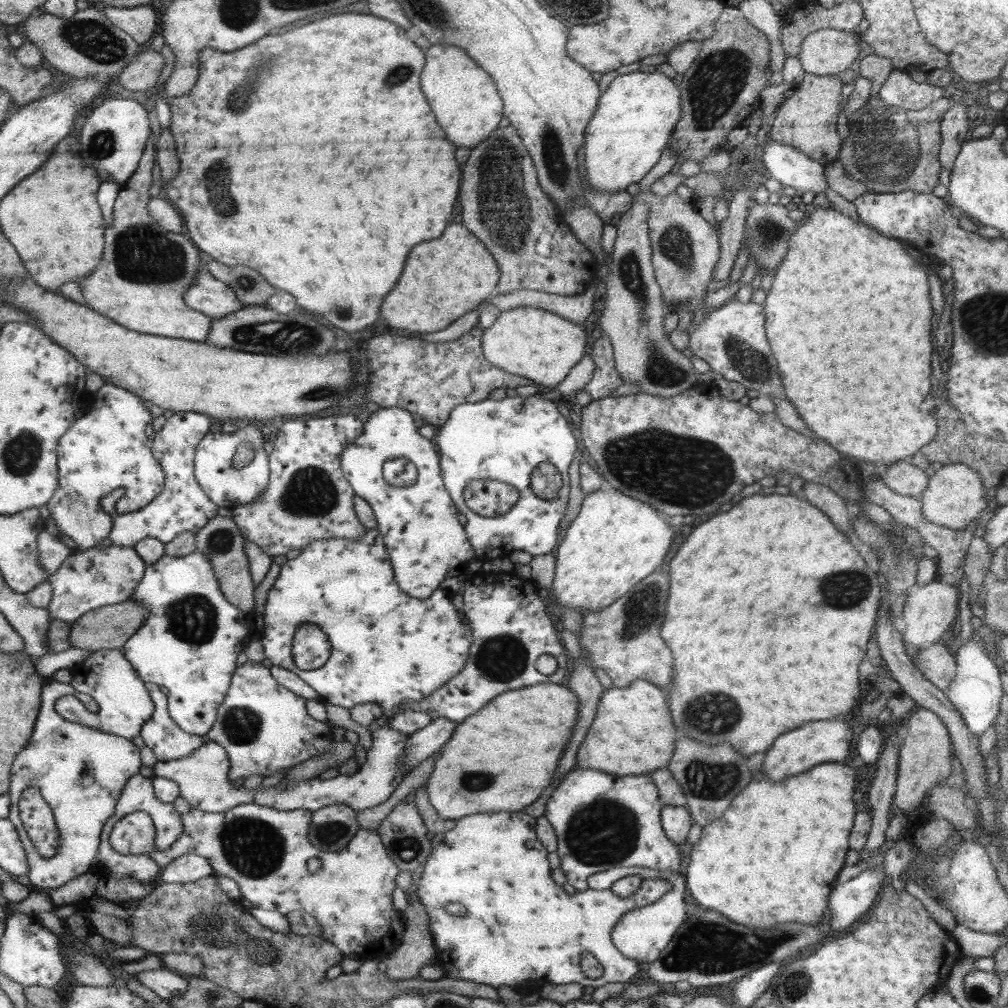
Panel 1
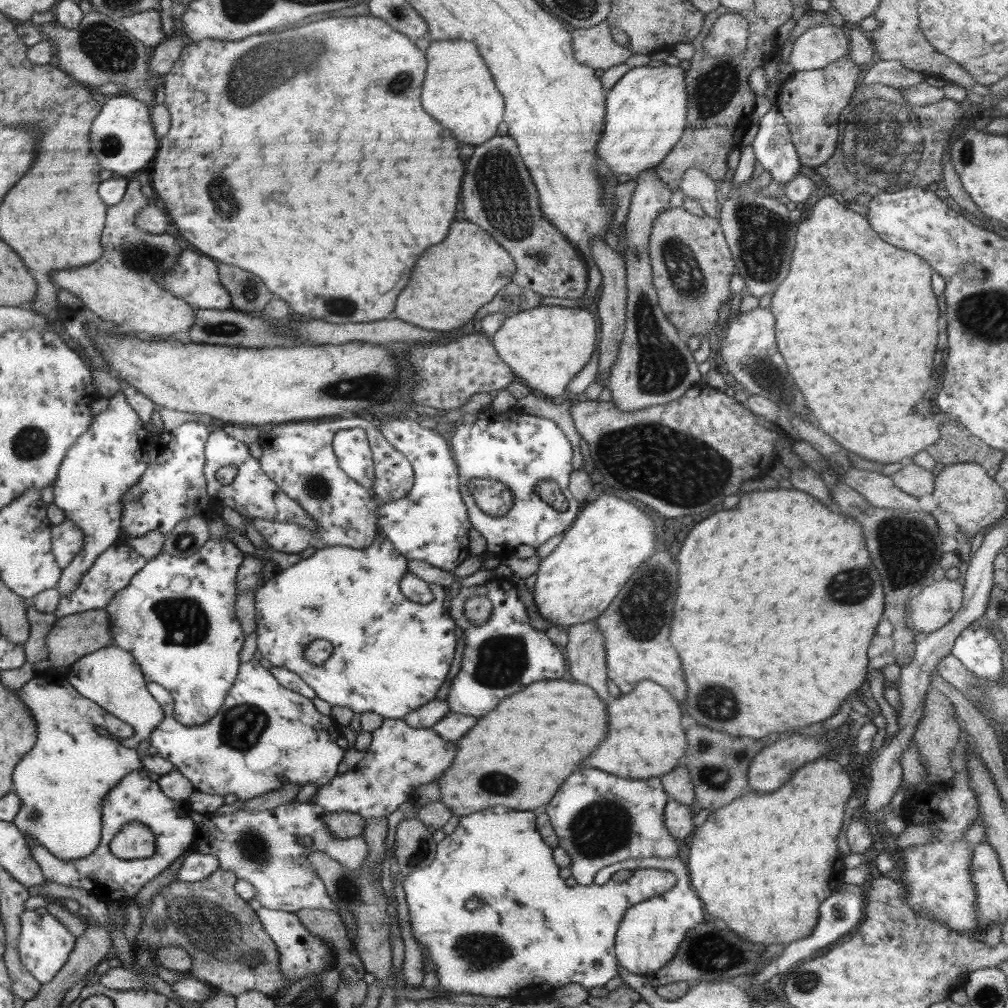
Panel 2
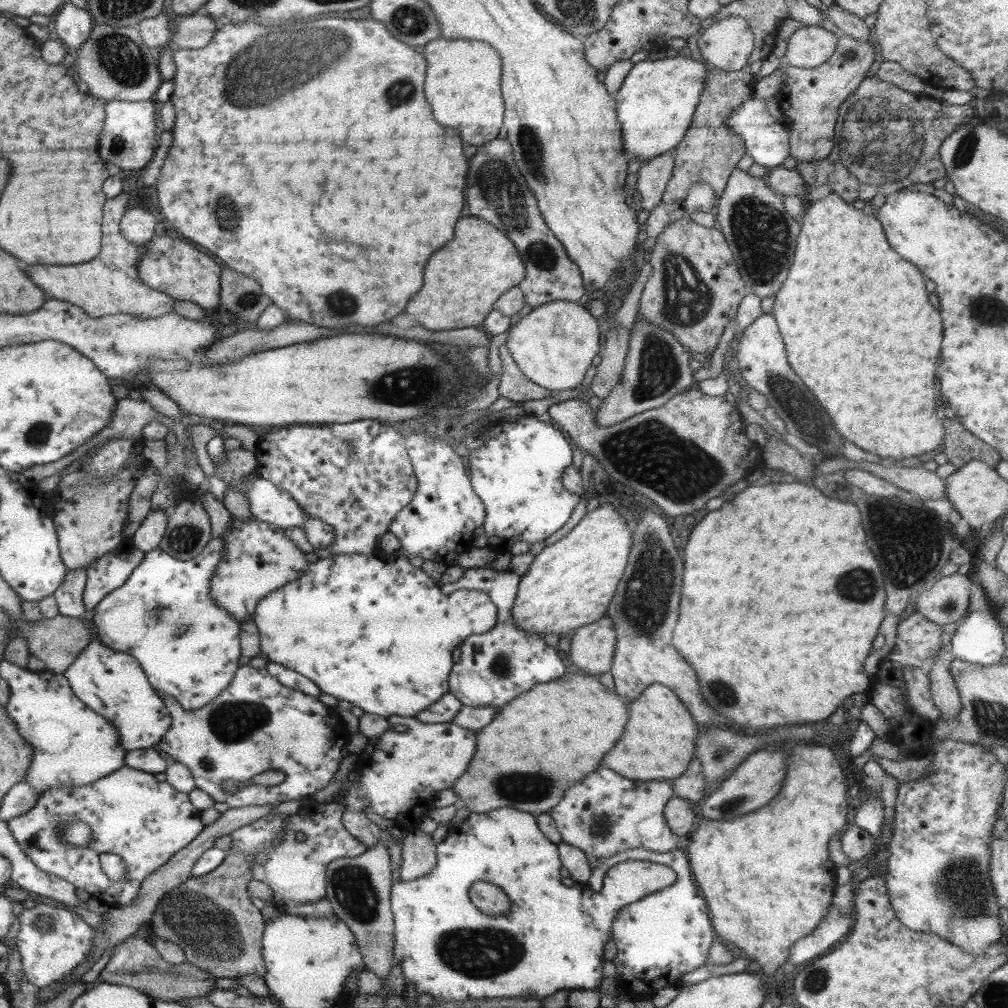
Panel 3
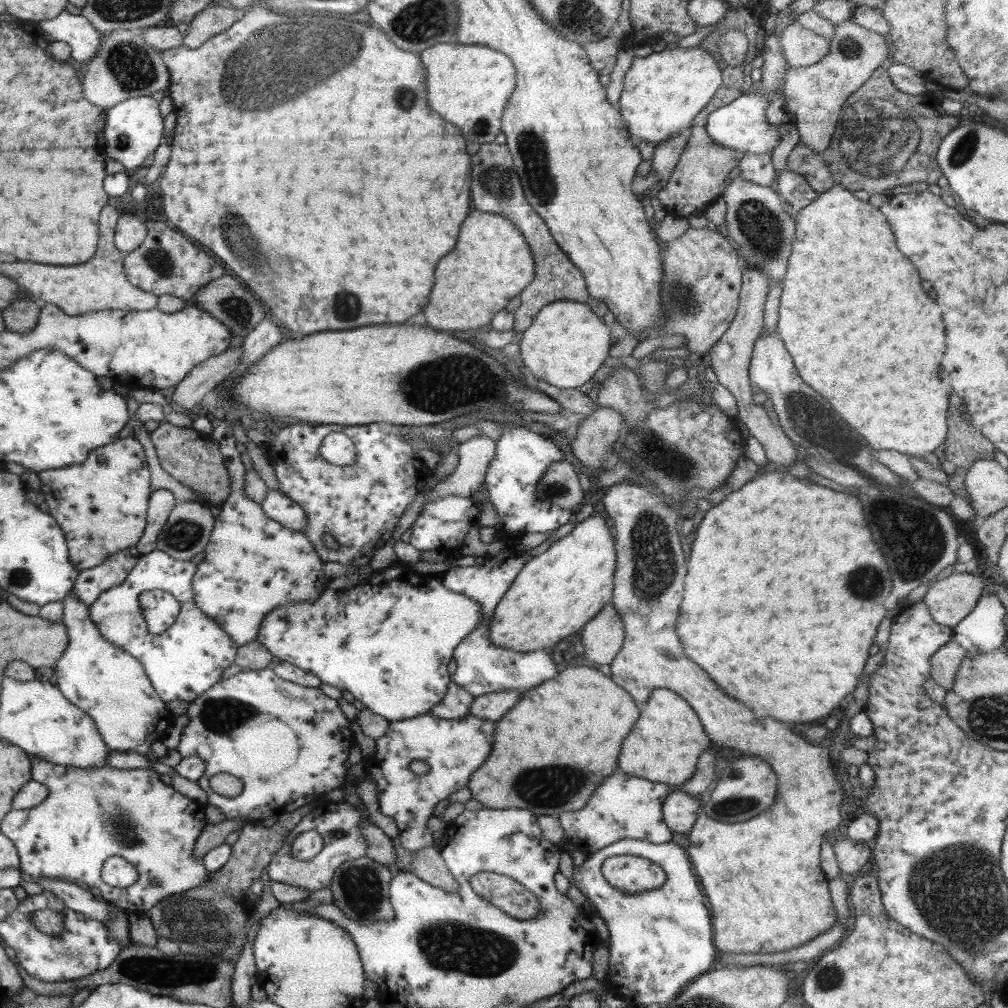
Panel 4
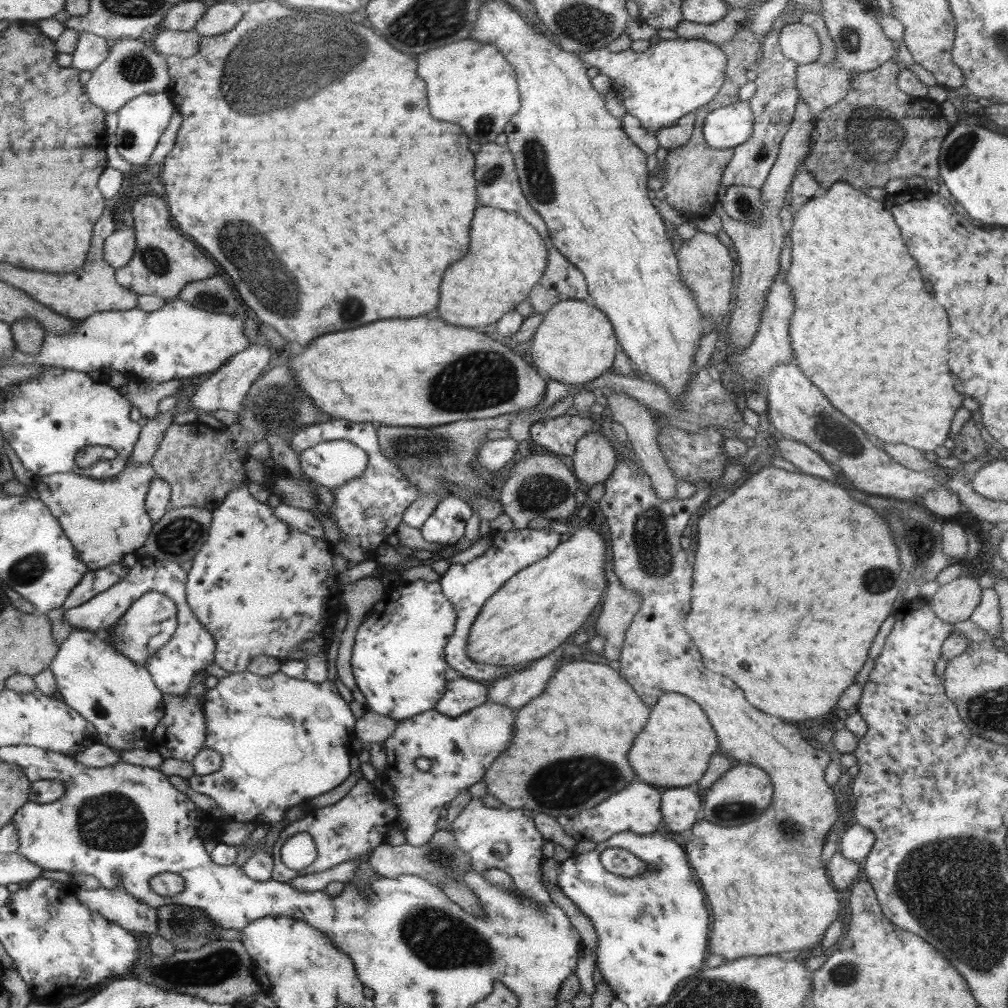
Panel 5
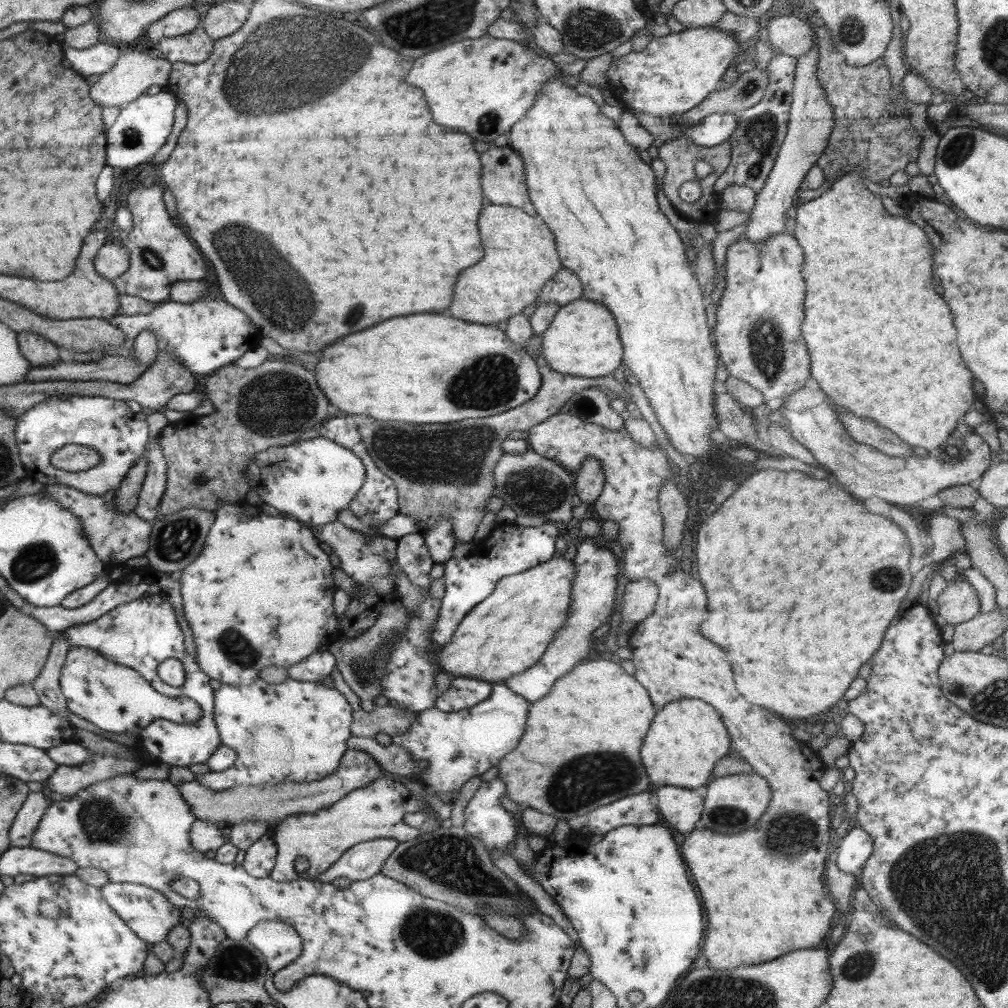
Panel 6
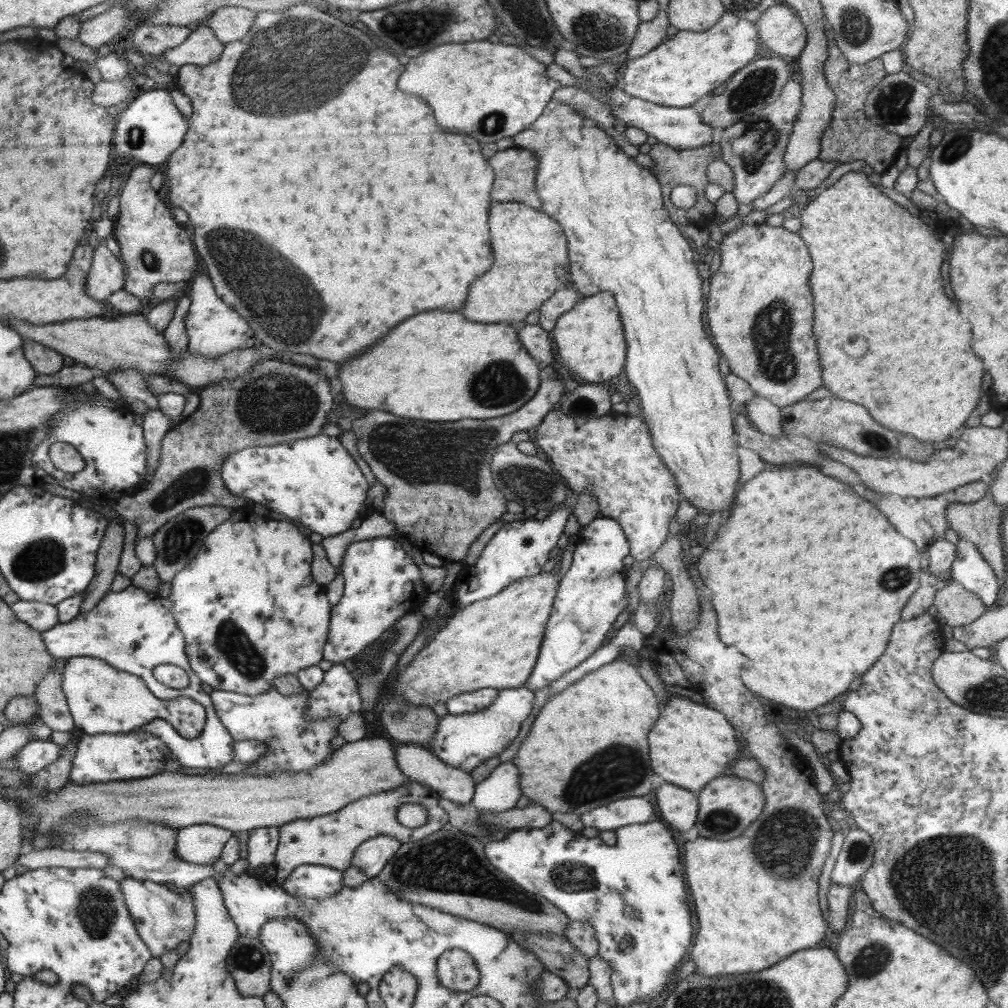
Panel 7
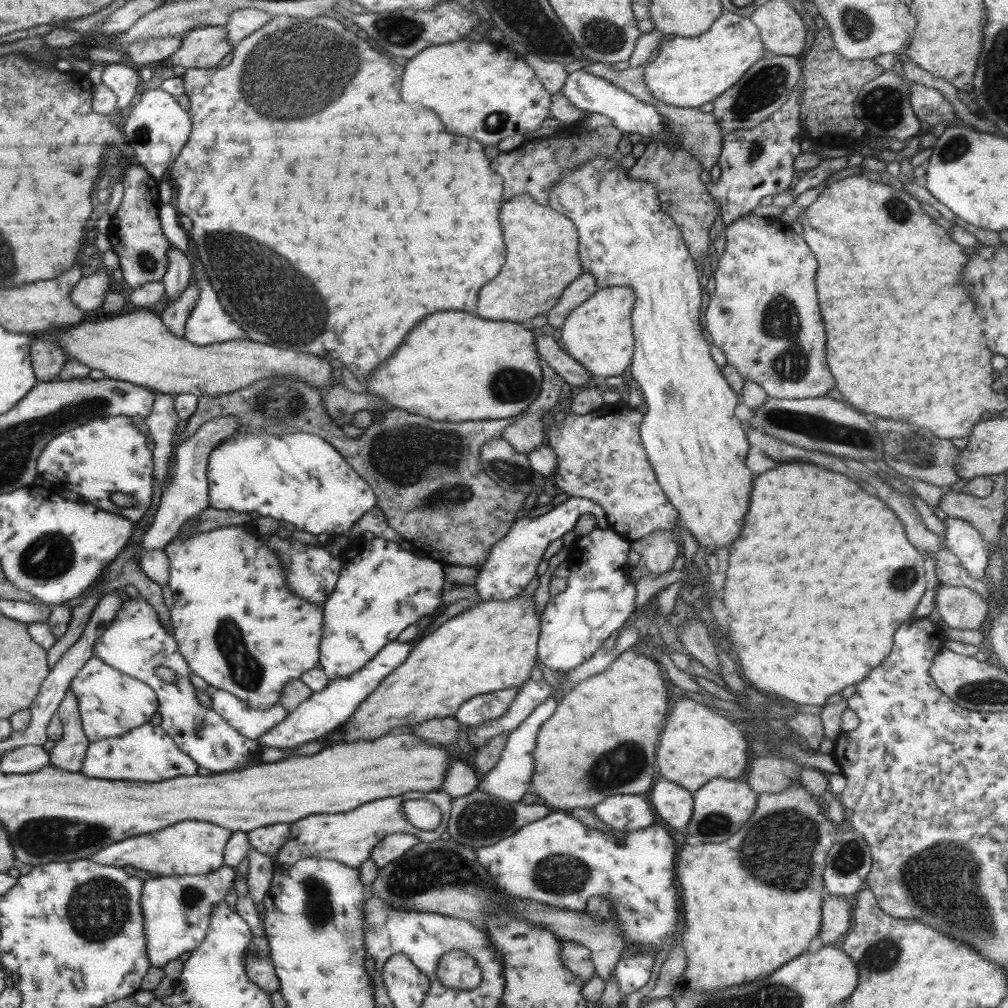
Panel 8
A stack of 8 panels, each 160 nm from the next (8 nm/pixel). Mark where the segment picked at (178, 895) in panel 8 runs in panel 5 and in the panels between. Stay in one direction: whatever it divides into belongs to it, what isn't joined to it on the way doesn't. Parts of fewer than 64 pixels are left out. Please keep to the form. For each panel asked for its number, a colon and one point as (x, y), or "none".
5: (117, 905)
6: (151, 916)
7: (163, 918)

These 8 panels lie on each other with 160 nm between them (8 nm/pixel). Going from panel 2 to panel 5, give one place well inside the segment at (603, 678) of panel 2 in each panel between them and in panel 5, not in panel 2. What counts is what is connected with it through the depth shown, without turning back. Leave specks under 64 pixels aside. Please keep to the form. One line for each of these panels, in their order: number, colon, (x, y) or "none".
3: (592, 646)
4: (602, 636)
5: (618, 607)

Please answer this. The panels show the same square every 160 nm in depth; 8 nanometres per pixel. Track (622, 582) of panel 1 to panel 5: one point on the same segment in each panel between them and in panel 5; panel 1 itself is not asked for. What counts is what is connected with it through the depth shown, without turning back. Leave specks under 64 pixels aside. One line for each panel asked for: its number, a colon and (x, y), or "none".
2: (598, 554)
3: (571, 583)
4: (555, 594)
5: (534, 612)

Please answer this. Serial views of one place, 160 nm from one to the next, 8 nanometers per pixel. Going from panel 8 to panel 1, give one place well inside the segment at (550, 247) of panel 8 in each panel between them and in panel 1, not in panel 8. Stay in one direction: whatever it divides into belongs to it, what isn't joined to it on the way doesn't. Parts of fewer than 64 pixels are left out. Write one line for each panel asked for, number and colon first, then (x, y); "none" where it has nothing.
1: (442, 279)
2: (451, 280)
3: (463, 280)
4: (492, 263)
5: (507, 257)
6: (520, 255)
7: (529, 245)

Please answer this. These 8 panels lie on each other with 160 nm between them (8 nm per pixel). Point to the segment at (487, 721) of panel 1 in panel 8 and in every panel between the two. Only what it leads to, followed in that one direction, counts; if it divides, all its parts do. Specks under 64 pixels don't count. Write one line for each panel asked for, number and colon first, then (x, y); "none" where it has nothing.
2: (502, 760)
3: (553, 736)
4: (569, 730)
5: (559, 771)
6: (582, 739)
7: (597, 757)
8: (613, 719)

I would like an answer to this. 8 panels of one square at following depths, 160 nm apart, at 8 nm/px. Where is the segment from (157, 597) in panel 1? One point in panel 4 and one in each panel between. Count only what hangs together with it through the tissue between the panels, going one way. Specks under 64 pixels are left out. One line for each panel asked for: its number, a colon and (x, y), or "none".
2: (176, 617)
3: (164, 616)
4: (184, 661)

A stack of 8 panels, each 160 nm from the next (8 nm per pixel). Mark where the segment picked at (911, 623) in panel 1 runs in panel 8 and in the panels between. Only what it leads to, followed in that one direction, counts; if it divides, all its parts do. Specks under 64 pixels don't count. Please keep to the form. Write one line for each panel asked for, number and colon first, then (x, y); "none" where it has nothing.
2: (933, 606)
3: (947, 600)
4: (949, 600)
5: (955, 602)
6: (959, 602)
7: (956, 606)
8: (958, 607)

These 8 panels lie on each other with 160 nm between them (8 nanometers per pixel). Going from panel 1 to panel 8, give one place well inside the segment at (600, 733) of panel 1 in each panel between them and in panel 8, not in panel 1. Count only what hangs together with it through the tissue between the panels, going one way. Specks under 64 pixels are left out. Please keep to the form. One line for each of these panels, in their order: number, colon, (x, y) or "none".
2: (645, 738)
3: (658, 743)
4: (651, 750)
5: (672, 750)
6: (687, 738)
7: (690, 744)
8: (697, 744)

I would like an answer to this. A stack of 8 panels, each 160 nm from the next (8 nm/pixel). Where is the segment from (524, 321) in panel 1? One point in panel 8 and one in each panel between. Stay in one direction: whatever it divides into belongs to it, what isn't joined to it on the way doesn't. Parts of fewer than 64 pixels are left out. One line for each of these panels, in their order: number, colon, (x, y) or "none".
2: (546, 347)
3: (554, 345)
4: (566, 344)
5: (575, 343)
6: (583, 340)
7: (590, 340)
8: (598, 334)

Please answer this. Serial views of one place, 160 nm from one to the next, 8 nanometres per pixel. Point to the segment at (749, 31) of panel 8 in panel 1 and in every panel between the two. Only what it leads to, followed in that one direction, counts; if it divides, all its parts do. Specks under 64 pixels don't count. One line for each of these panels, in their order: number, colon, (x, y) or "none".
1: (633, 123)
2: (646, 114)
3: (656, 103)
4: (663, 93)
5: (663, 84)
6: (674, 73)
7: (685, 67)

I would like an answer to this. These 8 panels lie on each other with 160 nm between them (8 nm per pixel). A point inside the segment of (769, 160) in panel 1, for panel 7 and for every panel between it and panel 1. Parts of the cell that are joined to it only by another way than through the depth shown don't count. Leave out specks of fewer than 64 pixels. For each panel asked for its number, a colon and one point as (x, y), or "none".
2: (774, 151)
3: (766, 140)
4: (742, 125)
5: (727, 127)
6: (714, 130)
7: (681, 128)

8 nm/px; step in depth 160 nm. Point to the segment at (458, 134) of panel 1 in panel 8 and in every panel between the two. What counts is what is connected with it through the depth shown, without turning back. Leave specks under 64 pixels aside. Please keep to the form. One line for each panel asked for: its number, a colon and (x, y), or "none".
2: (459, 92)
3: (463, 84)
4: (469, 86)
5: (471, 84)
6: (482, 87)
7: (489, 91)
8: (480, 89)

